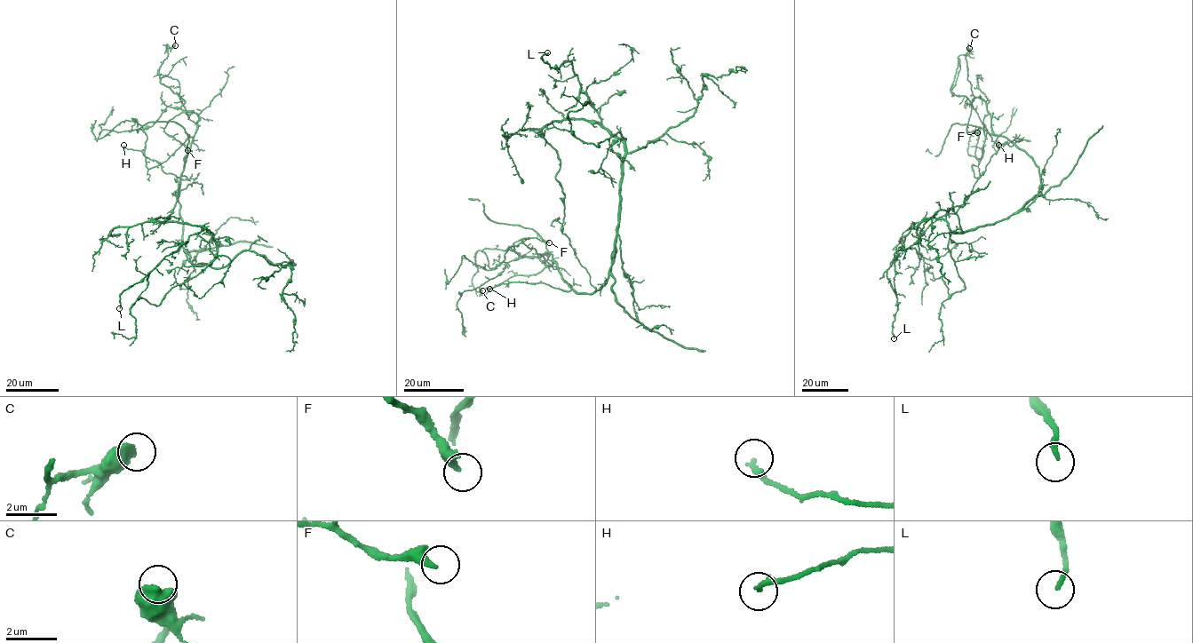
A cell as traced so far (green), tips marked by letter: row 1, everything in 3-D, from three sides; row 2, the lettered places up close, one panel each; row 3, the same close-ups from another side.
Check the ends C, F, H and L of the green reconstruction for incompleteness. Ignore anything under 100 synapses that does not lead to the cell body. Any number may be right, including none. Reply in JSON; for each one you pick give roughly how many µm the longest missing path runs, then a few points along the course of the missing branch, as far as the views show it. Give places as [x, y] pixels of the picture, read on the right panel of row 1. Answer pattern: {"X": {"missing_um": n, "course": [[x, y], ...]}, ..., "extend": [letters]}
{"extend": []}

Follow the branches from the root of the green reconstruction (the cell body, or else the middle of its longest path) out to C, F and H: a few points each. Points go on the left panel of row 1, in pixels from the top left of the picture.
C: (190, 260), (182, 246), (178, 198), (199, 119), (181, 108), (184, 100), (159, 75), (166, 45), (175, 45)
F: (190, 260), (182, 246), (178, 198), (199, 119), (184, 111), (168, 122), (163, 130), (187, 150)
H: (190, 260), (182, 246), (182, 220), (178, 198), (181, 177), (186, 178), (164, 172), (155, 160), (123, 145)

